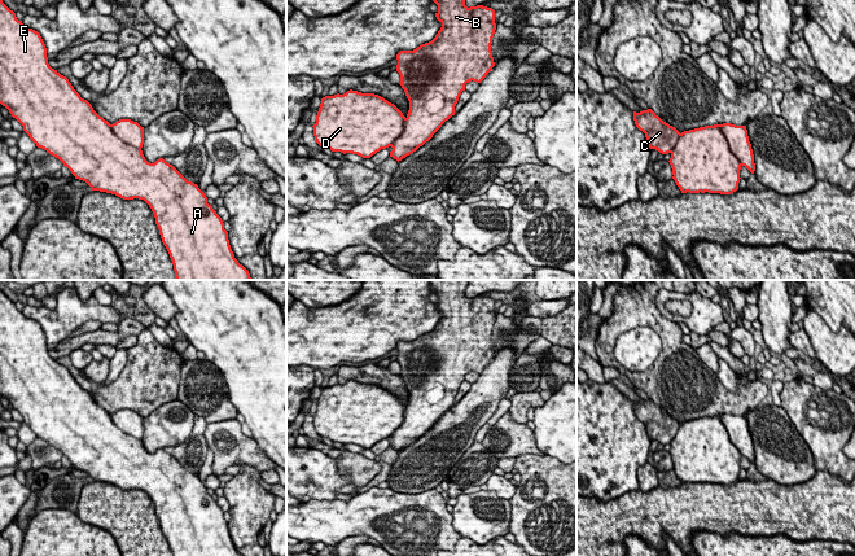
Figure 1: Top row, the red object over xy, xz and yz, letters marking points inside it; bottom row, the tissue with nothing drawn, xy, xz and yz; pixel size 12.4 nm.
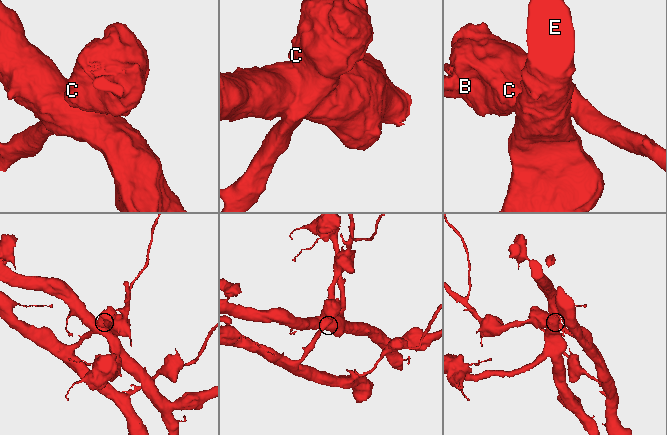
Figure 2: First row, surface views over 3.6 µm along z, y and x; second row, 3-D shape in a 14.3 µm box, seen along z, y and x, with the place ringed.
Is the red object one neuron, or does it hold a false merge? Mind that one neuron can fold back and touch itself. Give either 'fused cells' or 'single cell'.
fused cells

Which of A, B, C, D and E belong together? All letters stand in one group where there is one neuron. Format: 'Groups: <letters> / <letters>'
Groups: A D E / B C

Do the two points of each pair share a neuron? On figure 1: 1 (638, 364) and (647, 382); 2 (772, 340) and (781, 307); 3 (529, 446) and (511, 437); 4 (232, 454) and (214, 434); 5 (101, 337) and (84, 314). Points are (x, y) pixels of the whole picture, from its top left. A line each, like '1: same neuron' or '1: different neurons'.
1: different neurons
2: same neuron
3: same neuron
4: same neuron
5: different neurons

